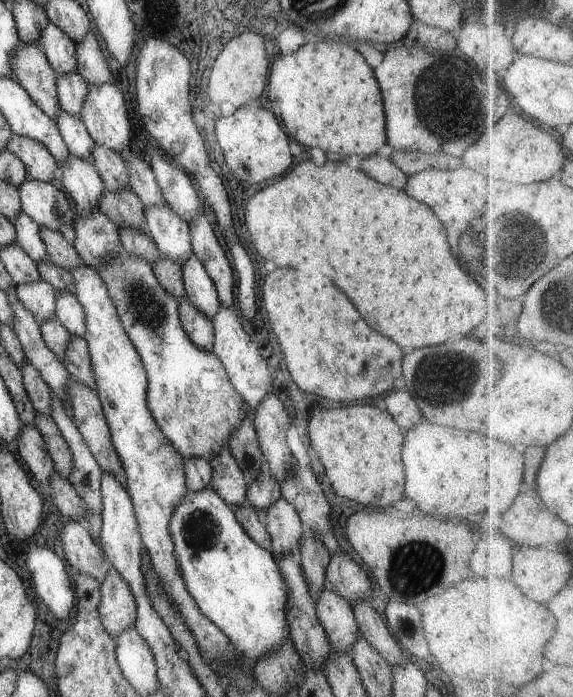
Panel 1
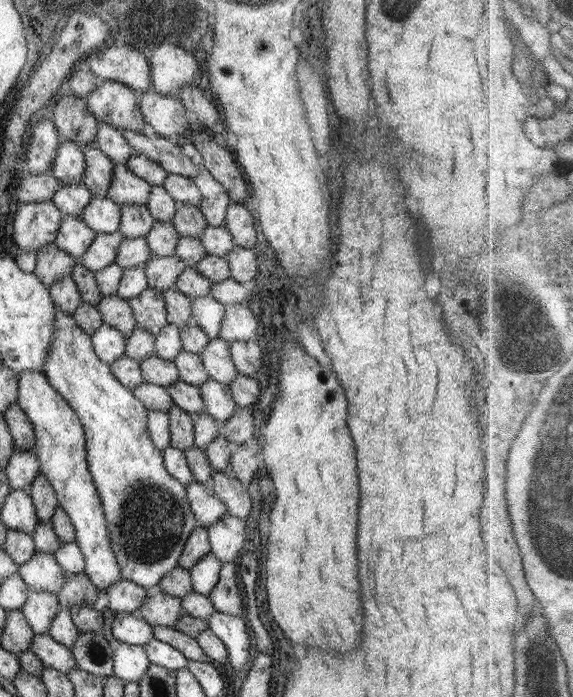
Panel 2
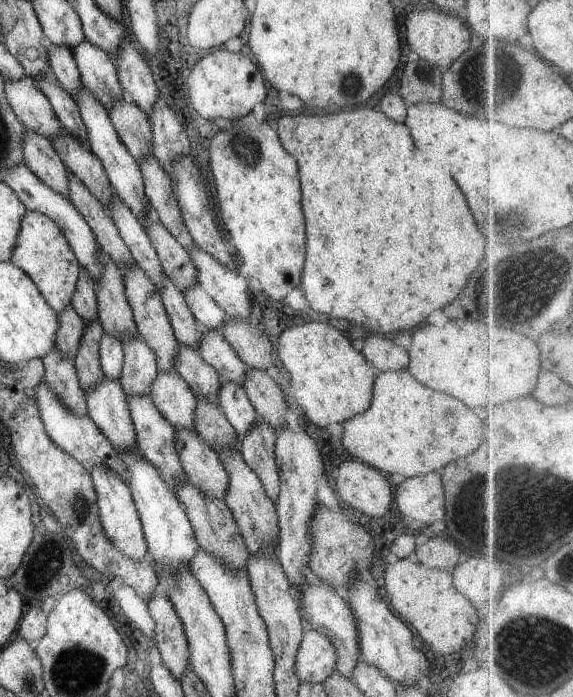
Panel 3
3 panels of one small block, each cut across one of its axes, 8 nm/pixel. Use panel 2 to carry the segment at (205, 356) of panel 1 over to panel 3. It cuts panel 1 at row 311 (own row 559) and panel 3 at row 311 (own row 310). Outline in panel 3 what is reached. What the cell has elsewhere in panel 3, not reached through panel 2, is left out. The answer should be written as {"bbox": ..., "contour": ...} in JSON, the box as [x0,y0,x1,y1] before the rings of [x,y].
{"bbox":[10,211,81,313],"contour":[[[26,211],[22,217],[20,232],[10,262],[21,268],[34,281],[50,308],[59,313],[70,306],[81,266],[70,243],[49,216],[38,211]]]}

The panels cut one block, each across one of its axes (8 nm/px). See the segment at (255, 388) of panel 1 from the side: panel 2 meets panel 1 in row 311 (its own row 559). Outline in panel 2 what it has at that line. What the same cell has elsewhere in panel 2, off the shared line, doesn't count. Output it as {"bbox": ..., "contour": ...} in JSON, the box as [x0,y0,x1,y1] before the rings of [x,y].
{"bbox":[207,514,246,563],"contour":[[[228,514],[210,525],[207,531],[210,553],[222,563],[238,561],[246,538],[245,520]]]}

